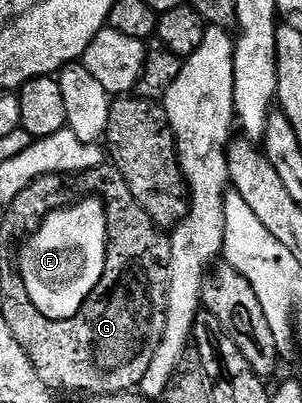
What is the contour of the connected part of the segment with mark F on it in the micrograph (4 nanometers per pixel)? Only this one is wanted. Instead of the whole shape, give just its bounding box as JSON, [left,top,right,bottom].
[17,196,107,320]

